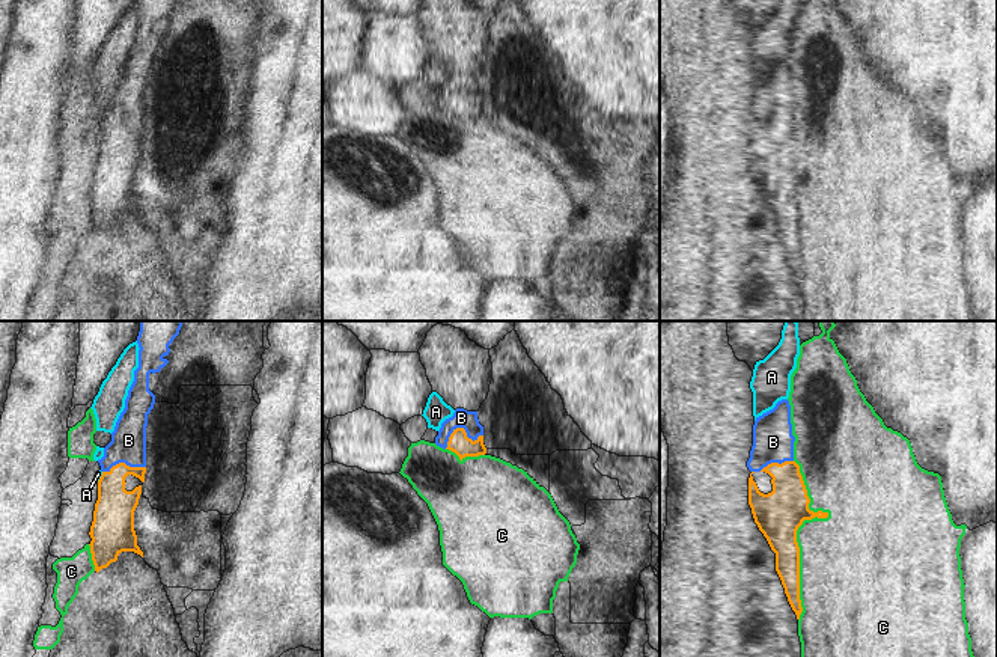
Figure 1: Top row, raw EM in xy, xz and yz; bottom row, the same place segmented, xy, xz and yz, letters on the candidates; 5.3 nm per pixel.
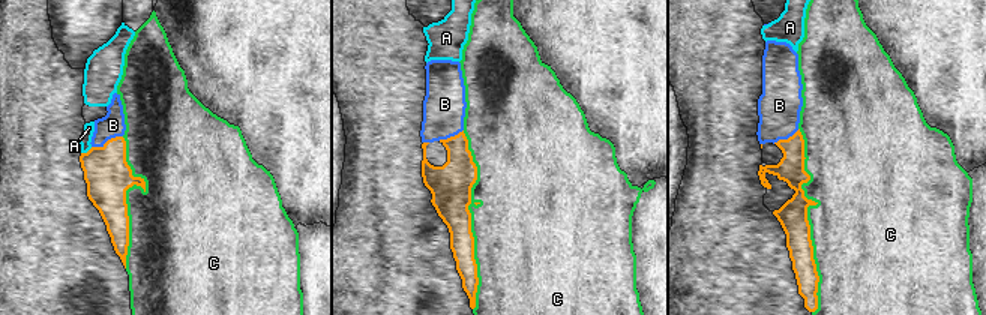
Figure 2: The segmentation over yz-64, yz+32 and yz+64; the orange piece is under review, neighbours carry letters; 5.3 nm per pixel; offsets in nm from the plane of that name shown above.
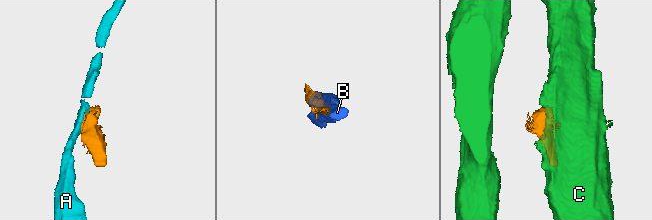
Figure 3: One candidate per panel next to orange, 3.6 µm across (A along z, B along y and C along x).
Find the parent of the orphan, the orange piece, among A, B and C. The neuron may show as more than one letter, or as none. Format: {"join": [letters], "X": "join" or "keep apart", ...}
{"join": ["B"], "A": "keep apart", "B": "join", "C": "keep apart"}

